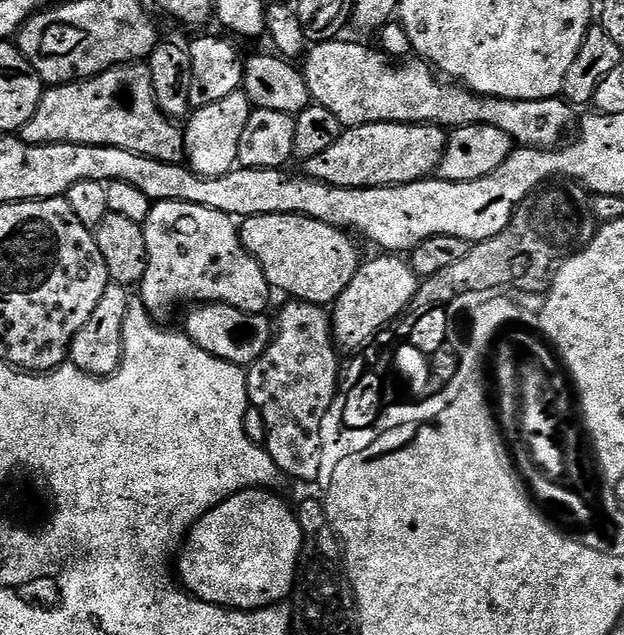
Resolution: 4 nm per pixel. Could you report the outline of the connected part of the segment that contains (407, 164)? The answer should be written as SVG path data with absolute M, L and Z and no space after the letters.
M378 122L363 124L357 128L345 128L334 146L329 146L327 150L322 150L322 154L314 154L314 158L303 161L302 172L313 180L339 188L389 188L399 184L413 184L429 179L439 169L448 137L449 133L439 124Z

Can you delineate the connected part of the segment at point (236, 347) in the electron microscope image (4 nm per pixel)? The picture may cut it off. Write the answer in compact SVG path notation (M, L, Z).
M198 304L189 307L187 312L188 317L184 320L183 331L196 343L196 347L206 350L206 354L214 358L222 358L231 364L252 365L268 349L268 343L274 335L273 321L267 320L267 315L264 314L249 314L225 304Z

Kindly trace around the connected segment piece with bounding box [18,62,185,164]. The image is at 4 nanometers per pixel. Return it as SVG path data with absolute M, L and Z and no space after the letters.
M144 62L119 64L89 80L49 87L18 135L28 144L114 146L171 164L185 159L181 125L158 106L150 70Z

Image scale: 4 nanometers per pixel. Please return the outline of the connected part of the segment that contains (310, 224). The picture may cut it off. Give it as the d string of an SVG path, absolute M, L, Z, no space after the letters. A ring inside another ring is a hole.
M262 214L261 216L245 216L239 225L240 244L243 245L245 252L259 264L260 269L264 271L264 276L268 279L269 285L273 289L276 288L280 292L285 292L285 297L294 300L305 300L308 304L318 304L321 306L331 306L335 304L336 299L342 294L342 290L346 290L346 286L350 286L350 278L354 278L354 274L360 268L362 263L361 256L358 256L357 250L354 248L353 242L348 238L347 231L330 226L326 222L318 222L309 216L291 216L290 214Z

